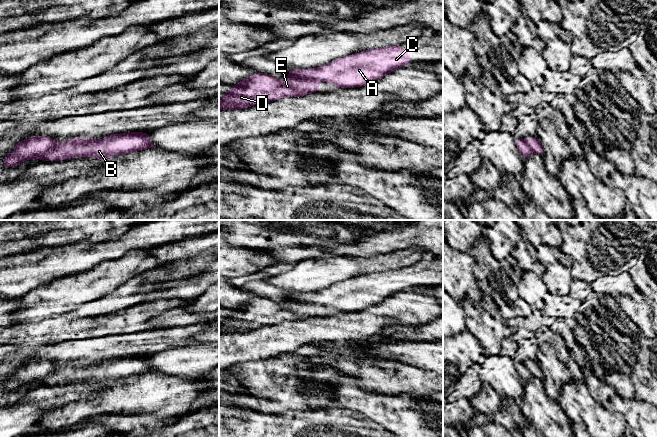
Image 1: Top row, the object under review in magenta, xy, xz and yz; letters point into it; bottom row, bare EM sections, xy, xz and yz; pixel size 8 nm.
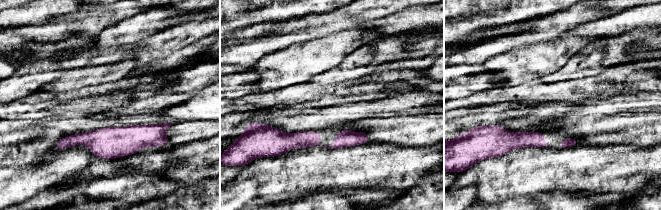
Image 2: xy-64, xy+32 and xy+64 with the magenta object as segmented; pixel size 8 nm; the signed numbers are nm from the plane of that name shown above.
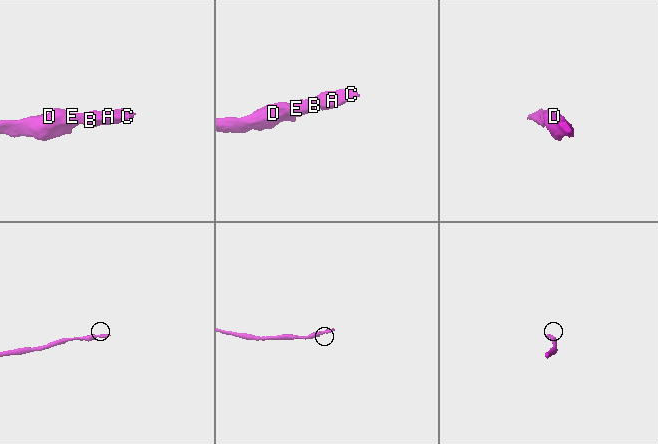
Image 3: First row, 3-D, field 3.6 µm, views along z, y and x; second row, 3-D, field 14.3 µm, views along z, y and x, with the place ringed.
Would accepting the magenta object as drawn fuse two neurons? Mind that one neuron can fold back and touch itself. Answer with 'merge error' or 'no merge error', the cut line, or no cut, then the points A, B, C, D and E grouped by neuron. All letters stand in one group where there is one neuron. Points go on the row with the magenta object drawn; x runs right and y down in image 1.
no merge error | no cut | A B C D E

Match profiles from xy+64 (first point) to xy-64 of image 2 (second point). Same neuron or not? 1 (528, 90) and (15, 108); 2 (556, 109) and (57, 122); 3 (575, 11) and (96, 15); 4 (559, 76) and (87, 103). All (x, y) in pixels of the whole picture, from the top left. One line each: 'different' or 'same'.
1: same
2: same
3: same
4: different

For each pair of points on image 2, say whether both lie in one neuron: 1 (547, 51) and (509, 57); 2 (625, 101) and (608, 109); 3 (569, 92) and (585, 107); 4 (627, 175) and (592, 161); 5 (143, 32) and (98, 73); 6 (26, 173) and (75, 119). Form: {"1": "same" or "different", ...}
{"1": "same", "2": "same", "3": "different", "4": "same", "5": "different", "6": "different"}

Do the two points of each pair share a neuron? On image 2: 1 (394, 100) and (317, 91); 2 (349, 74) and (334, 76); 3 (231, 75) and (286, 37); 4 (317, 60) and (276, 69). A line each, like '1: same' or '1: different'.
1: different
2: same
3: different
4: same

